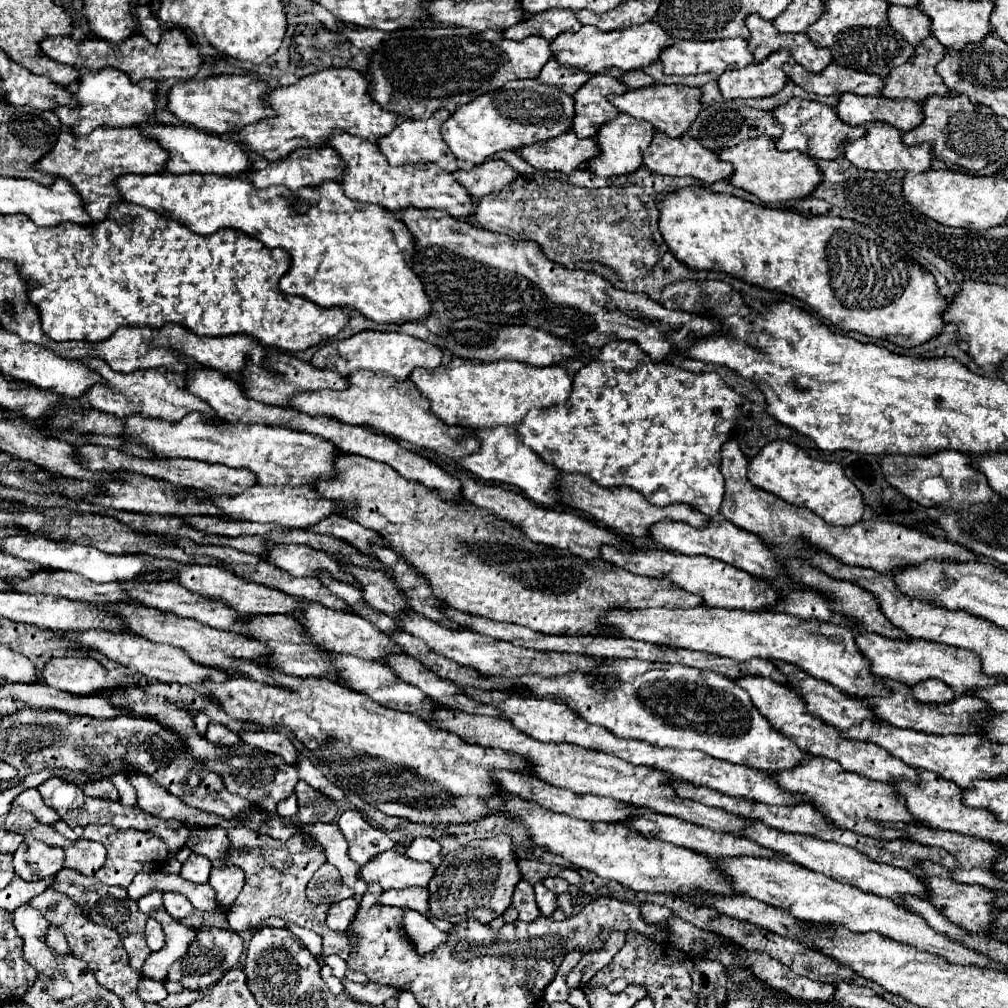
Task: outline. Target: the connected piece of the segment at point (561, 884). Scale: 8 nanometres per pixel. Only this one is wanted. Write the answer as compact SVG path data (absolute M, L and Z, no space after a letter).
M555 876L555 878L545 878L543 884L545 884L549 890L553 890L557 896L569 890L569 882L563 880L563 878L559 878L559 876Z

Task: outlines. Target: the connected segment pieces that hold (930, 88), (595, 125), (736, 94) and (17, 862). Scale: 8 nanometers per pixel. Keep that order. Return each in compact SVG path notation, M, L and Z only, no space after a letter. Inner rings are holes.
M929 36L915 48L911 62L891 70L885 80L883 96L893 100L909 98L917 104L923 104L929 96L951 96L949 88L943 84L943 78L935 70L945 54L945 46L941 46L937 38Z
M595 74L573 98L575 98L575 120L573 132L579 138L595 138L599 128L605 122L611 122L619 116L619 110L613 108L609 96L625 94L627 84L611 78L609 74Z
M777 50L767 60L739 68L727 70L719 78L719 90L725 98L769 98L775 96L787 82L783 64L791 62L789 50Z
M25 838L13 854L13 870L25 882L43 880L63 868L65 852L57 846L47 846L35 838Z

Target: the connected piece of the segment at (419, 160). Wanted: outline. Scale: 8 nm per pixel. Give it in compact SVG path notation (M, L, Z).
M439 110L437 114L433 114L429 120L413 120L407 118L401 124L397 124L397 128L387 134L385 138L379 138L379 148L381 152L387 156L387 160L393 166L405 166L405 164L437 164L441 166L445 172L455 172L461 168L459 160L455 158L455 154L449 150L449 146L445 144L443 136L441 136L441 124L451 116L449 110Z

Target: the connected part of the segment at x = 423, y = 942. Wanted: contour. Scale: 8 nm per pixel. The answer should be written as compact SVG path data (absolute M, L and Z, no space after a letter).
M413 910L405 912L405 932L413 940L413 944L417 946L417 950L421 954L425 954L425 952L437 948L439 944L447 942L447 938L445 938L447 932L437 930L423 914L413 912Z

